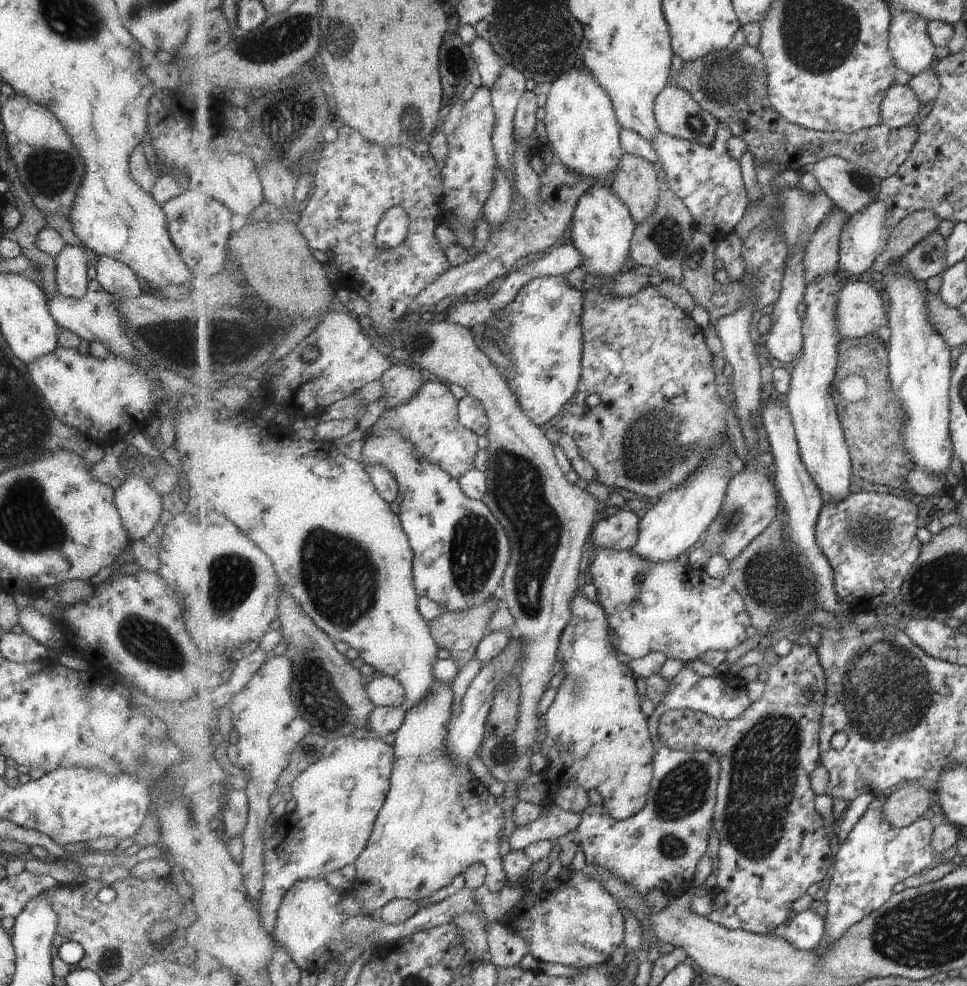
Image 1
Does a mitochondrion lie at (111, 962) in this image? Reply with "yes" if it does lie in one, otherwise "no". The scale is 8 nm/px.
yes

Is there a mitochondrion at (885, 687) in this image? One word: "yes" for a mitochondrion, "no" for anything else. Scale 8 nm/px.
yes

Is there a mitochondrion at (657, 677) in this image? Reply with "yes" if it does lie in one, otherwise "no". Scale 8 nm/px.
no

